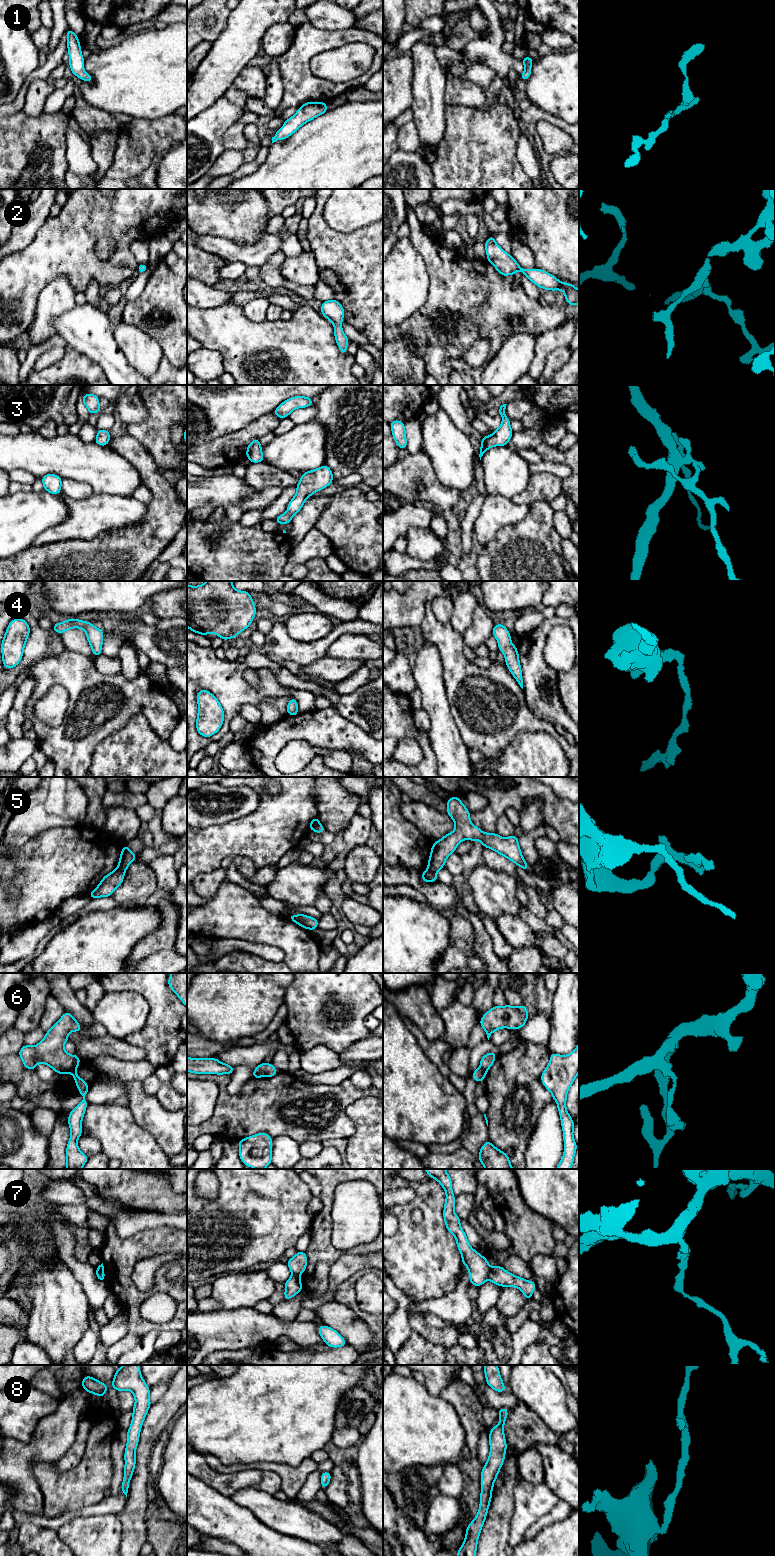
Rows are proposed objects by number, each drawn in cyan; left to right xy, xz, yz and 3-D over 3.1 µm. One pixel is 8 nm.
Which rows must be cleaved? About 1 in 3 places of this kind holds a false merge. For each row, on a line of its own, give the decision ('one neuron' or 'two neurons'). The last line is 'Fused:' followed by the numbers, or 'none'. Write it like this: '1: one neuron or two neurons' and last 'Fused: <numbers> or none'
1: one neuron
2: one neuron
3: one neuron
4: one neuron
5: two neurons
6: two neurons
7: two neurons
8: one neuron
Fused: 5, 6, 7

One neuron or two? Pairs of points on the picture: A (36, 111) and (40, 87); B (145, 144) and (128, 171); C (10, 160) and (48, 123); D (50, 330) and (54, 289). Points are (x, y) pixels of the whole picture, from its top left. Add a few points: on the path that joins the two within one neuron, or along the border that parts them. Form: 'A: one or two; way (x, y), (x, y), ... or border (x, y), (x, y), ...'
A: one; way (36, 105), (36, 95), (38, 93)
B: one; way (138, 151), (128, 164)
C: one; way (19, 151), (39, 131)
D: one; way (50, 320), (50, 304), (54, 299)

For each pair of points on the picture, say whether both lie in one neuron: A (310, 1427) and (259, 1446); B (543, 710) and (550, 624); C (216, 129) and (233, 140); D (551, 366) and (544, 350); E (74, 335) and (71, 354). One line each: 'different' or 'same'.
A: same
B: same
C: different
D: different
E: different

